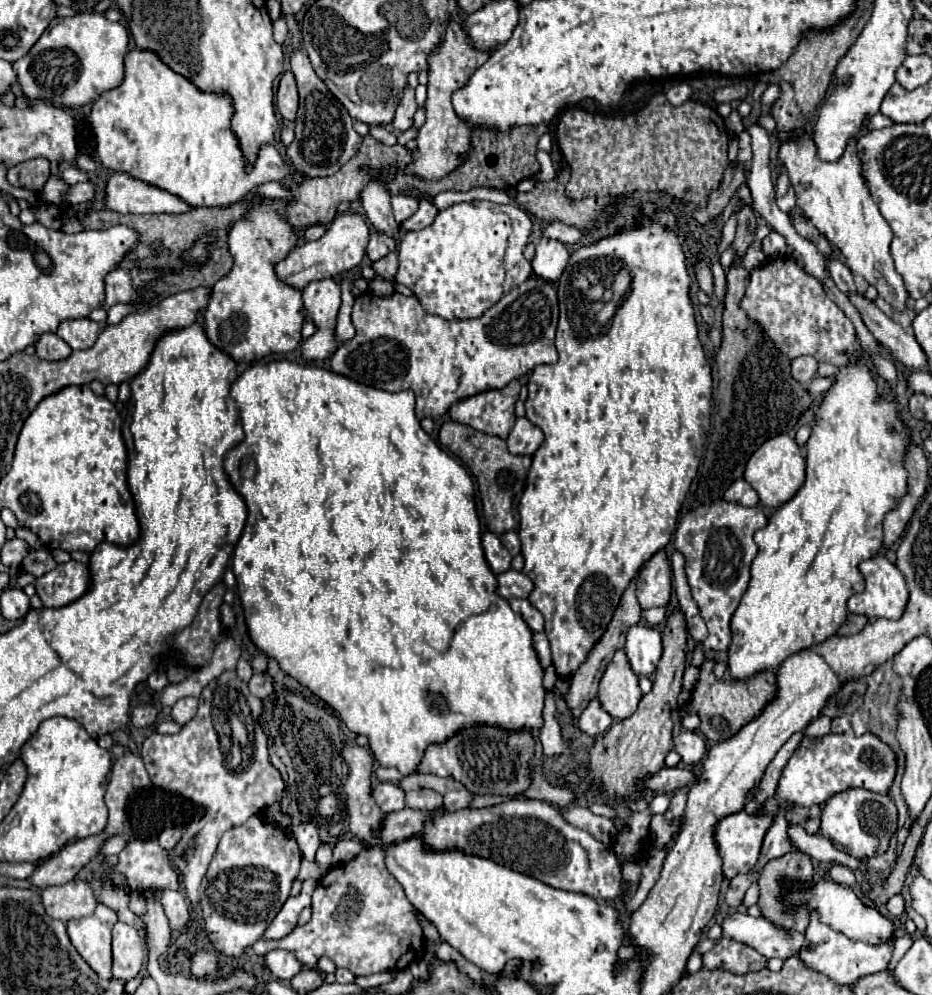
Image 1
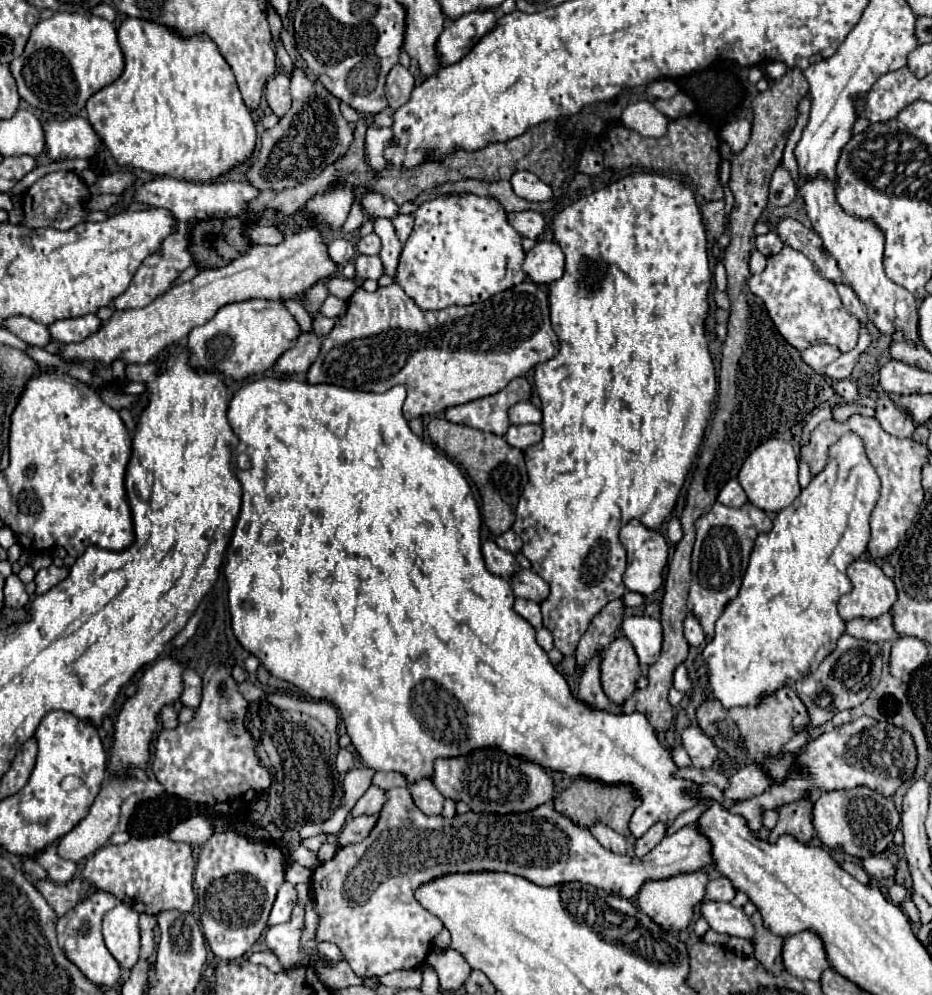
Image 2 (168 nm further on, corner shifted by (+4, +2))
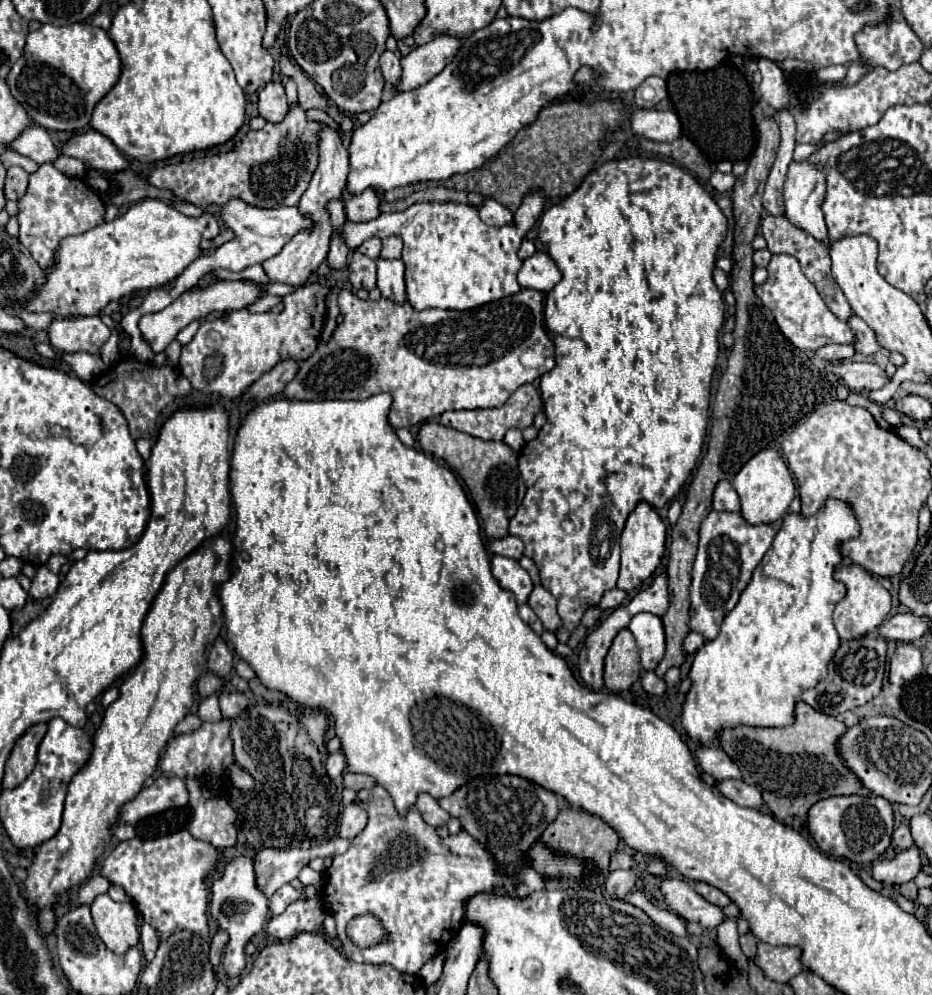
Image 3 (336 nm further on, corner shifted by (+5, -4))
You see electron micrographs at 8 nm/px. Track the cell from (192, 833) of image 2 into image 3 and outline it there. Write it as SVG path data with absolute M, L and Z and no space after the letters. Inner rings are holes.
M187 776L185 782L191 796L189 804L193 810L199 810L189 824L191 836L223 850L237 846L237 814L229 802L211 794L201 780Z

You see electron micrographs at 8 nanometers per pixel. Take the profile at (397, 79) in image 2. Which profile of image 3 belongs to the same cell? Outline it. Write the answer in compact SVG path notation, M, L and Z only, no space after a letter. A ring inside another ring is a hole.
M385 50L385 52L381 54L379 68L381 68L383 76L385 76L385 84L387 84L387 88L391 90L391 88L399 82L399 76L401 76L399 56L395 56L395 52L391 52L391 50Z

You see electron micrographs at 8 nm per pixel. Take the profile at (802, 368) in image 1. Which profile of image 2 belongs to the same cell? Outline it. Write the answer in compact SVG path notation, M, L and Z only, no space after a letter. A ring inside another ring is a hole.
M818 344L818 346L810 346L802 352L802 360L818 374L824 374L824 368L836 360L840 356L838 348L830 346L830 344Z

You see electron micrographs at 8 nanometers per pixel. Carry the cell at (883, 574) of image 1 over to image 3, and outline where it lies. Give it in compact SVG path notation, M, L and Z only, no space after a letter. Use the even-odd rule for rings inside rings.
M839 564L835 568L835 580L843 582L847 588L845 598L835 606L835 612L833 612L833 624L839 632L839 638L841 640L851 640L851 638L857 640L869 632L875 632L877 626L881 626L889 614L891 594L877 582L875 576L871 576L859 564Z

